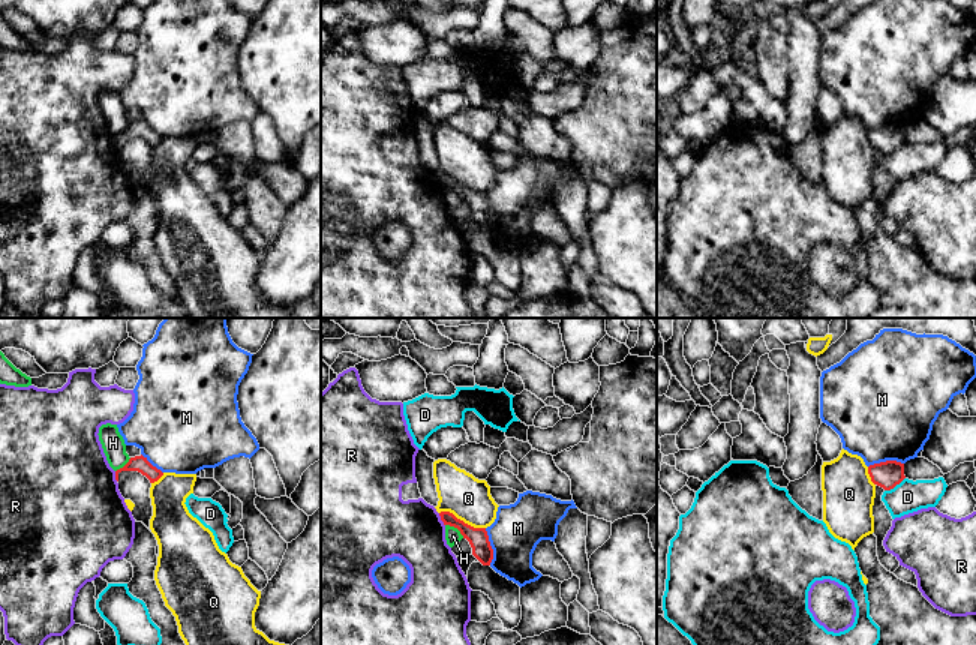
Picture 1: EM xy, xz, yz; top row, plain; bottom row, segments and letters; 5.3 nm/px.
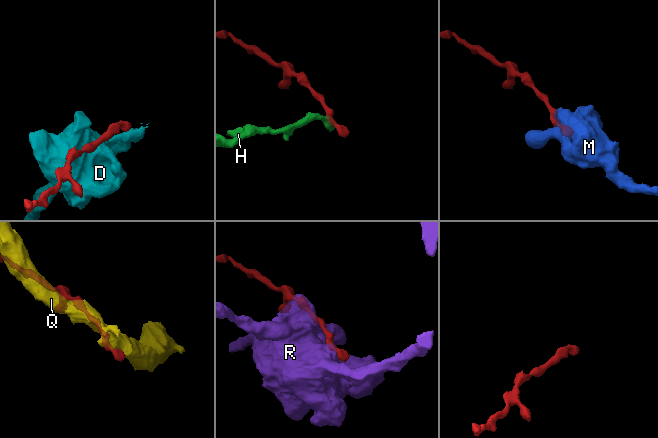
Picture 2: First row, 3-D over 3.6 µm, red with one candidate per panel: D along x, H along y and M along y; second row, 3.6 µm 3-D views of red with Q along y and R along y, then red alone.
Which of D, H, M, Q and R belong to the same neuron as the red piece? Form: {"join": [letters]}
{"join": []}

